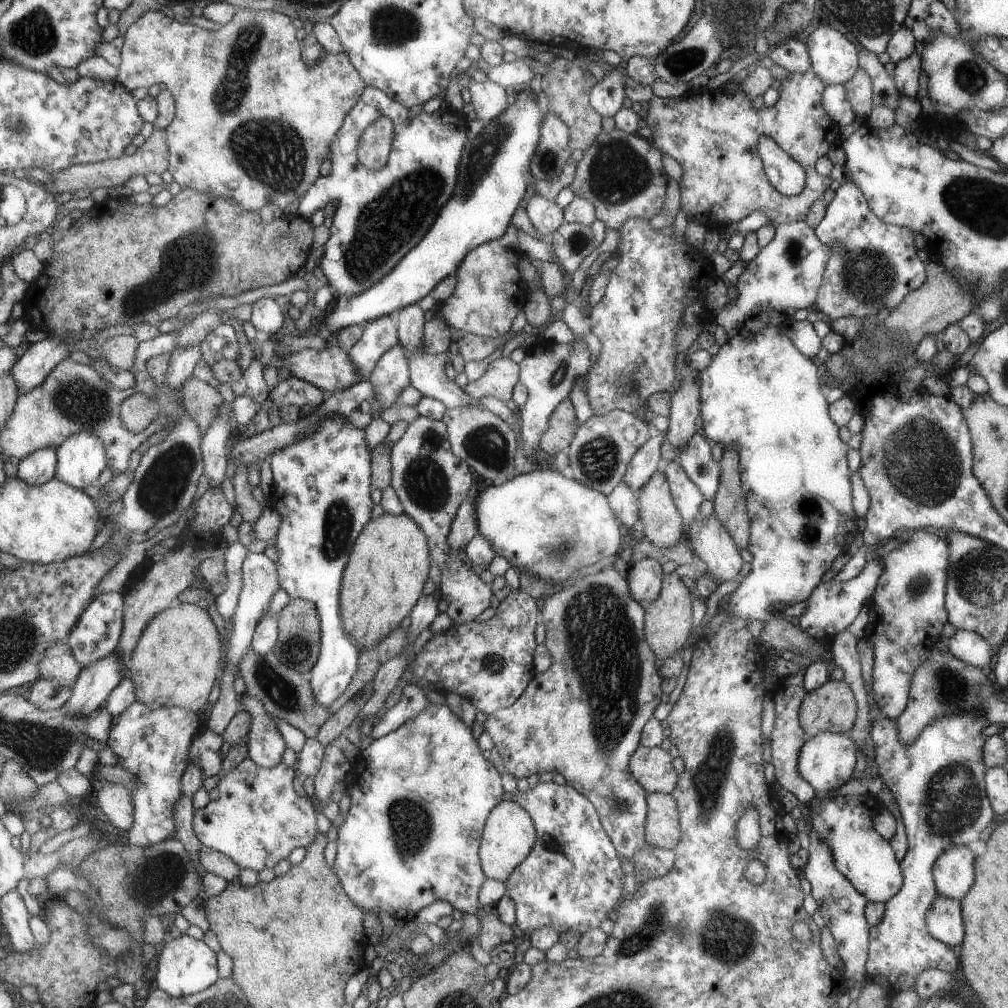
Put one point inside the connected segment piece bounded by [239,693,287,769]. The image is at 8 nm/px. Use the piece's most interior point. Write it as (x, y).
(266, 744)

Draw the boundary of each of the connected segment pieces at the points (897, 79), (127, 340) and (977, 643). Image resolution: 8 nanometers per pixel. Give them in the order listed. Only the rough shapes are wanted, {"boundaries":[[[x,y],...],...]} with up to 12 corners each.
{"boundaries":[[[915,52],[895,64],[896,92],[917,101],[920,58]],[[111,337],[98,346],[112,368],[131,370],[139,339]],[[962,629],[945,646],[961,662],[989,667],[995,652],[980,635]]]}

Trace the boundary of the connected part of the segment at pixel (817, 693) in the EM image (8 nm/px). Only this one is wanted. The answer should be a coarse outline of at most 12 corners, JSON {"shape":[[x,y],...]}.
{"shape":[[843,681],[809,690],[798,709],[805,738],[847,733],[855,698]]}

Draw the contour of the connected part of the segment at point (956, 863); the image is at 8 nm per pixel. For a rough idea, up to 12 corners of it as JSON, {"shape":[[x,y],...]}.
{"shape":[[966,845],[949,846],[932,868],[937,895],[960,900],[975,880]]}

